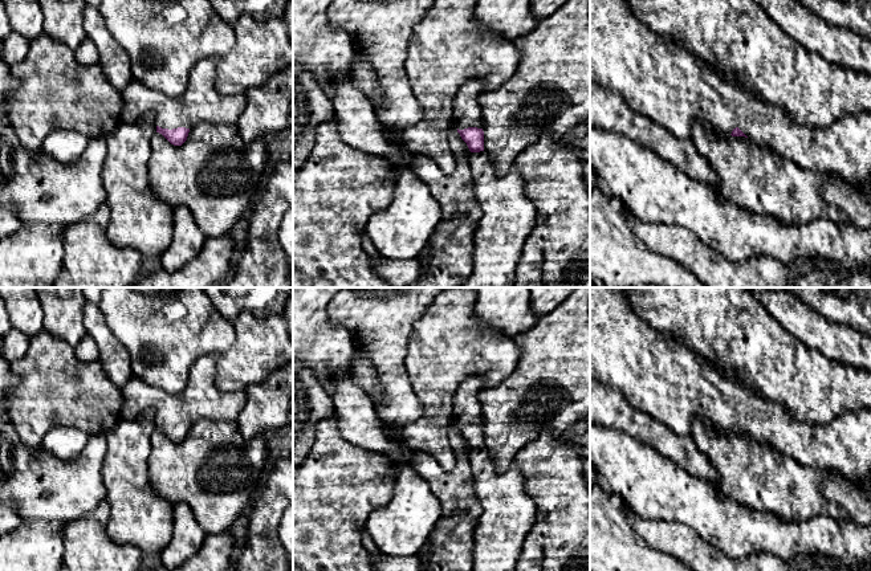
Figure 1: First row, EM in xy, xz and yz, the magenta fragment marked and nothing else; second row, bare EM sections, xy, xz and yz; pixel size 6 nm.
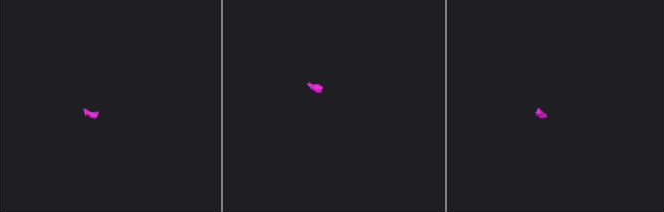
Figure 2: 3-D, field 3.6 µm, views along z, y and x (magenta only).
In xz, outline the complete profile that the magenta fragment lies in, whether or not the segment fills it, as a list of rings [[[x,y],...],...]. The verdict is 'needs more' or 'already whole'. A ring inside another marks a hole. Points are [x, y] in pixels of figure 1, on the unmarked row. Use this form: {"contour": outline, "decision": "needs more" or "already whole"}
{"contour": [[[471,376],[459,386],[452,400],[452,419],[471,448],[473,497],[483,507],[473,534],[471,571],[516,571],[537,506],[525,492],[525,477],[516,460],[506,472],[498,473],[484,448],[477,393],[485,384],[485,376]]], "decision": "needs more"}

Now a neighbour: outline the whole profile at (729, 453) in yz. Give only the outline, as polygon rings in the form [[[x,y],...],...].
[[[695,417],[691,437],[716,469],[721,494],[738,506],[772,513],[782,521],[791,522],[809,521],[815,517],[829,517],[837,521],[850,518],[842,506],[827,499],[821,492],[822,480],[829,472],[801,465],[793,457],[780,453],[750,435],[719,432],[701,417]]]

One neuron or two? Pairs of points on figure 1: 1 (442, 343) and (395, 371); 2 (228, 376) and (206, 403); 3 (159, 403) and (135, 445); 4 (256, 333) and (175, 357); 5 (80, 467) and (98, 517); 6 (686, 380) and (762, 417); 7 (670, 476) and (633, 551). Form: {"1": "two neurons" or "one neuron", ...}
{"1": "two neurons", "2": "two neurons", "3": "two neurons", "4": "two neurons", "5": "two neurons", "6": "one neuron", "7": "two neurons"}

